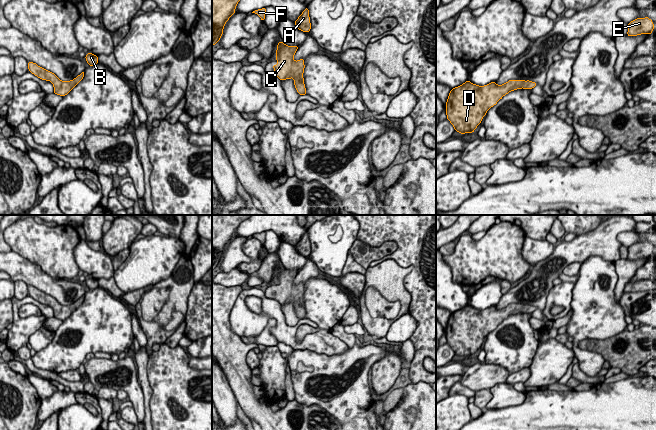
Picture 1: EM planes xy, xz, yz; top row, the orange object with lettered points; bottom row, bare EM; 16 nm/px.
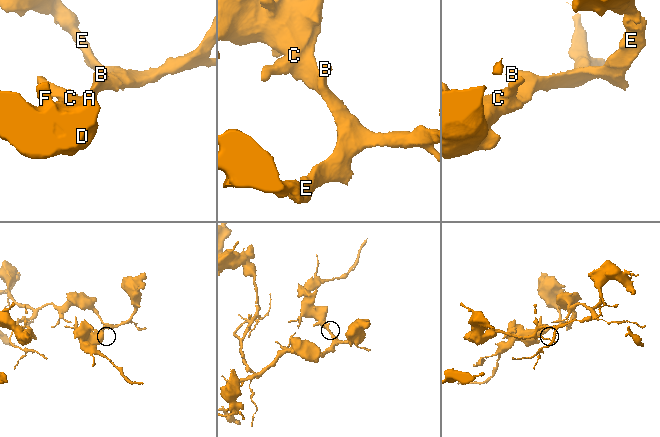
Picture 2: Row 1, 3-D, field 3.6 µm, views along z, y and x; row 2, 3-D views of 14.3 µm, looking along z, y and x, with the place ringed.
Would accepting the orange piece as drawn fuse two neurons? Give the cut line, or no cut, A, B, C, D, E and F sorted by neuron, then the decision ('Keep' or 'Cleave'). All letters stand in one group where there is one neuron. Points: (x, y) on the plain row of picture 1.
No split. Groups: A B C D E F. Keep

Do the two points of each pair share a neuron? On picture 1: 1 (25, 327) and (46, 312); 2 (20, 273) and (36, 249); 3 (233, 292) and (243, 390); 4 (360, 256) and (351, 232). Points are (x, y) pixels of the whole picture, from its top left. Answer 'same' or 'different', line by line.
1: same
2: different
3: same
4: different

